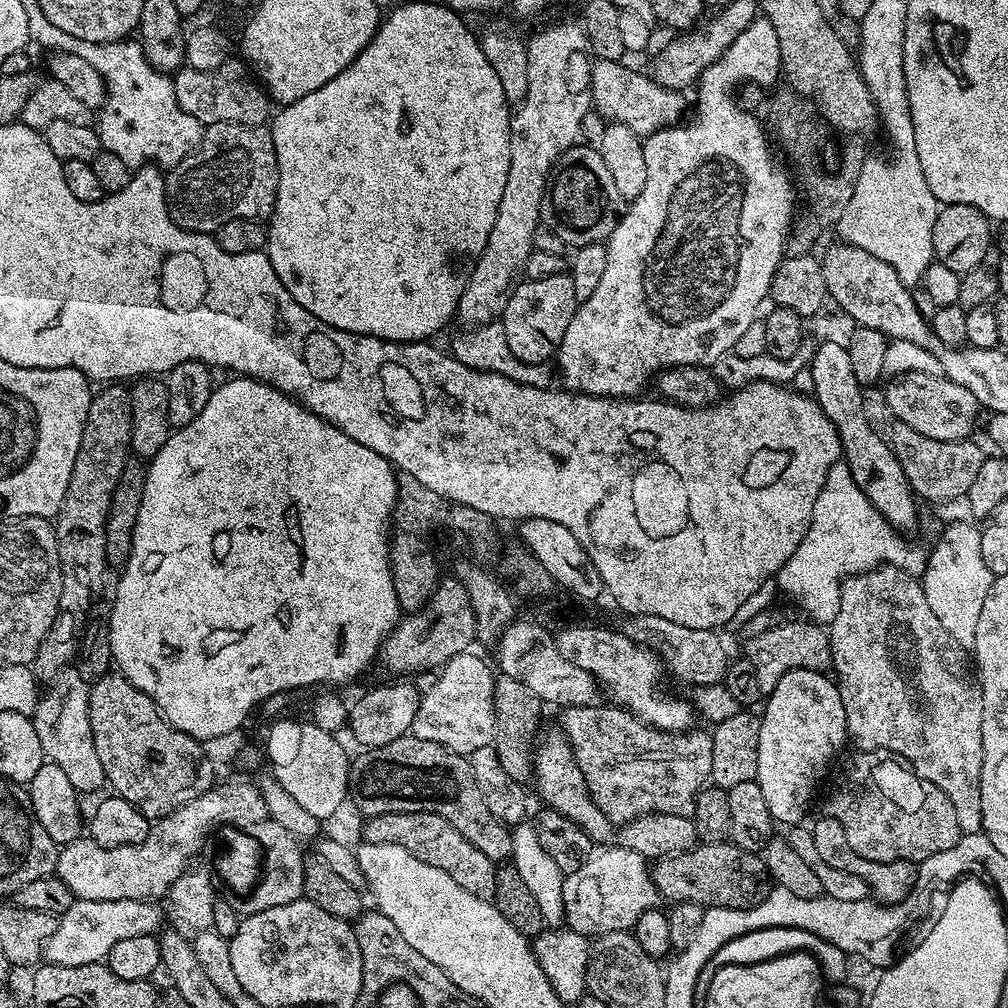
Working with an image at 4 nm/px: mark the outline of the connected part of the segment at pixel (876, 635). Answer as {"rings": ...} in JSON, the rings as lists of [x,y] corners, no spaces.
{"rings":[[[885,565],[875,568],[873,572],[863,572],[857,576],[848,576],[840,584],[840,605],[838,614],[827,629],[830,650],[832,651],[831,671],[838,677],[838,687],[842,694],[842,706],[846,706],[846,726],[851,743],[860,750],[879,750],[884,754],[891,754],[899,758],[913,772],[920,775],[923,780],[934,782],[946,798],[950,798],[950,806],[954,806],[954,814],[958,817],[958,826],[961,833],[981,831],[980,823],[980,774],[982,766],[982,689],[970,667],[969,653],[950,634],[946,634],[942,622],[934,618],[934,610],[926,602],[923,583],[909,572],[901,568]]]}

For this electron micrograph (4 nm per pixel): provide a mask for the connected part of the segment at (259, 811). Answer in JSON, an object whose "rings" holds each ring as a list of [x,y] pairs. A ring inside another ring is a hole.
{"rings":[[[220,782],[210,790],[206,790],[206,794],[198,794],[194,802],[186,802],[186,806],[155,821],[140,844],[107,848],[98,846],[98,842],[94,842],[91,838],[79,838],[63,845],[58,854],[54,874],[62,882],[66,882],[66,886],[70,886],[73,897],[78,900],[150,900],[156,902],[167,897],[170,886],[178,878],[178,874],[182,874],[184,869],[199,857],[196,855],[199,854],[200,847],[207,842],[208,835],[215,828],[223,829],[225,826],[245,828],[266,819],[269,819],[268,807],[261,798],[260,789],[255,783],[223,784]]]}

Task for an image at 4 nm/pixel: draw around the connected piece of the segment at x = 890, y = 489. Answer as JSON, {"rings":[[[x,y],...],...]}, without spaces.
{"rings":[[[825,340],[817,343],[816,353],[812,356],[810,367],[814,388],[811,395],[821,410],[836,427],[840,439],[843,463],[848,465],[854,482],[866,494],[866,498],[886,518],[886,522],[897,530],[905,530],[916,520],[917,497],[908,485],[906,474],[894,454],[891,444],[883,435],[876,436],[874,429],[864,417],[865,389],[854,378],[854,365],[844,344]]]}

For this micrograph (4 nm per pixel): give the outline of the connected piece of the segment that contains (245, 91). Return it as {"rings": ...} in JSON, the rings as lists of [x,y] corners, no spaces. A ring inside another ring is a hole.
{"rings":[[[230,58],[214,70],[194,70],[185,66],[175,73],[174,83],[178,106],[204,126],[210,124],[260,126],[269,119],[270,97],[243,59]]]}

